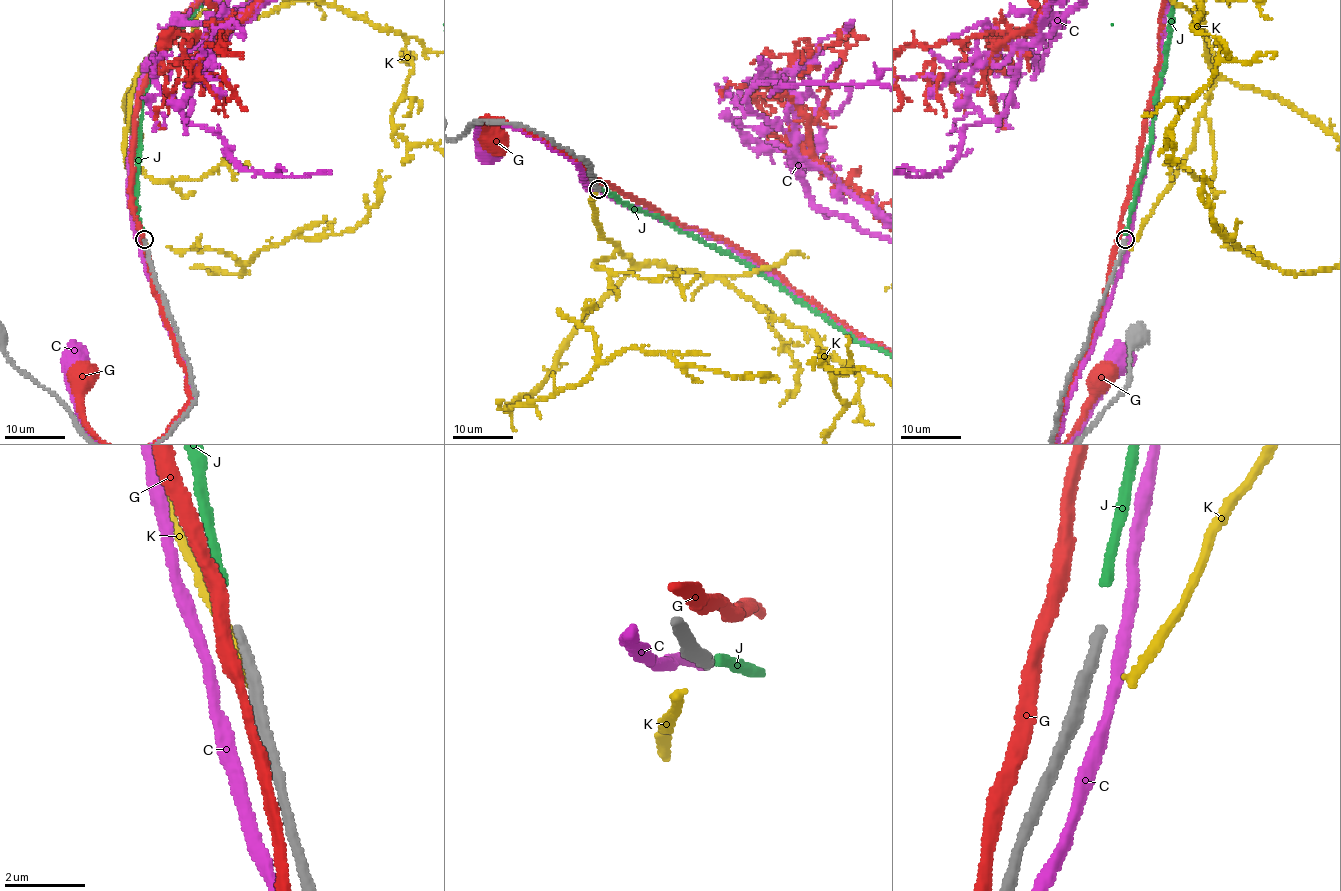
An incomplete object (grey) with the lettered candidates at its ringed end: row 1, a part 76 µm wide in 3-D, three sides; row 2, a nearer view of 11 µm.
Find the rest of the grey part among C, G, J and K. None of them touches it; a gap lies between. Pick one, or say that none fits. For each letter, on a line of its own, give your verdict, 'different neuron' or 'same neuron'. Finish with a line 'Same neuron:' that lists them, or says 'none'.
C: different neuron
G: different neuron
J: same neuron
K: different neuron
Same neuron: J

